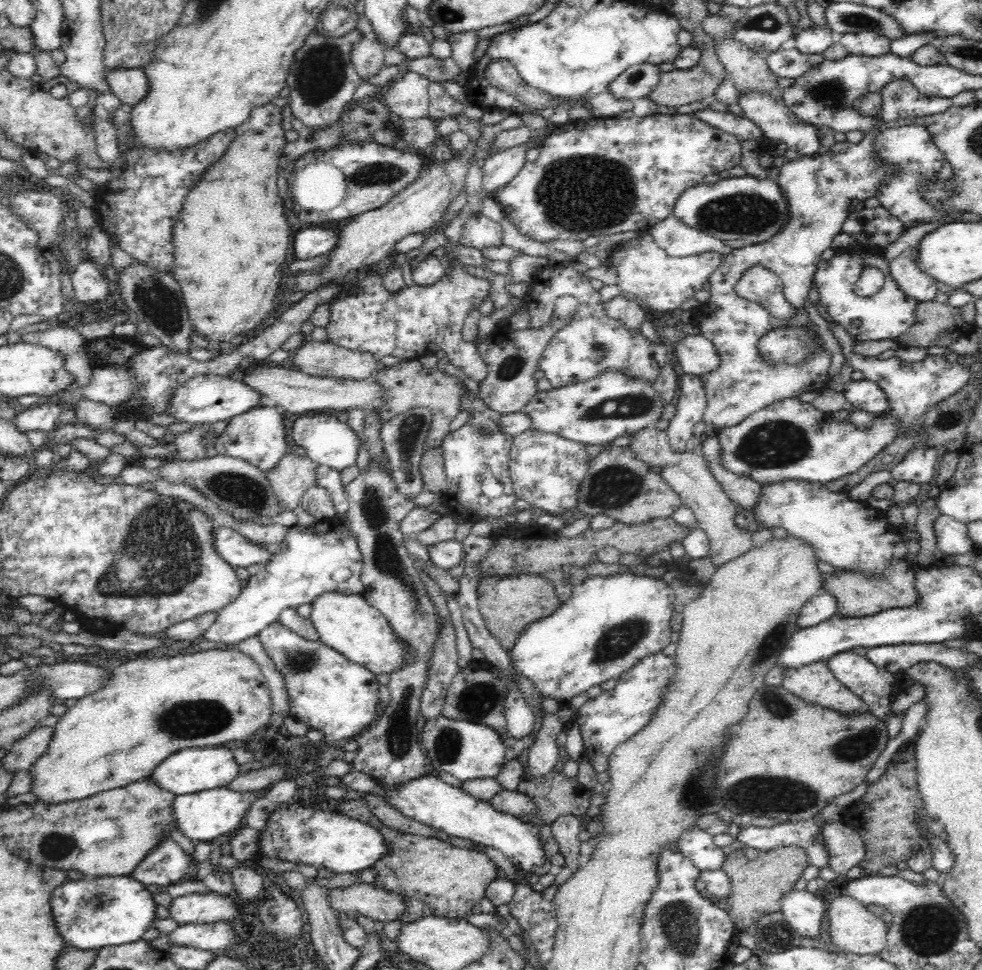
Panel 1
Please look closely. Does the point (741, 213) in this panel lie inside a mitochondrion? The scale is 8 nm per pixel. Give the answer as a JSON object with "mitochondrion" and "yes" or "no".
{"mitochondrion":"yes"}

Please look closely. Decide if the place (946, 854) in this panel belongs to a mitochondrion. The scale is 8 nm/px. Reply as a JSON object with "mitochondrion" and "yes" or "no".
{"mitochondrion":"no"}

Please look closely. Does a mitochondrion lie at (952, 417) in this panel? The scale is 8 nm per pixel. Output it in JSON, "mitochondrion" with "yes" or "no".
{"mitochondrion":"yes"}

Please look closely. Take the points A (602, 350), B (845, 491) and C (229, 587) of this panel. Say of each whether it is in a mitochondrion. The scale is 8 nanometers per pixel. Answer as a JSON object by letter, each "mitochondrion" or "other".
{"A":"mitochondrion","B":"other","C":"other"}

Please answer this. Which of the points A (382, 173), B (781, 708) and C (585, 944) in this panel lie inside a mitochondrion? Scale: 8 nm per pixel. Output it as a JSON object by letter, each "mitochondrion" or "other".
{"A":"mitochondrion","B":"mitochondrion","C":"other"}

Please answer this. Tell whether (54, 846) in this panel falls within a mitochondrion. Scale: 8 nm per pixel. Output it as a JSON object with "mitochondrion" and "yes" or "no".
{"mitochondrion":"yes"}

